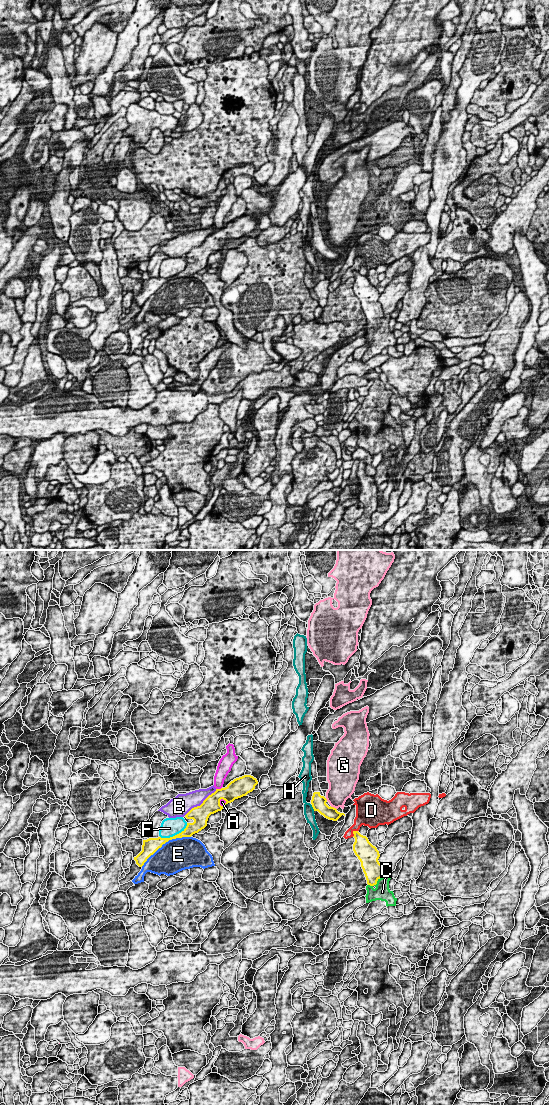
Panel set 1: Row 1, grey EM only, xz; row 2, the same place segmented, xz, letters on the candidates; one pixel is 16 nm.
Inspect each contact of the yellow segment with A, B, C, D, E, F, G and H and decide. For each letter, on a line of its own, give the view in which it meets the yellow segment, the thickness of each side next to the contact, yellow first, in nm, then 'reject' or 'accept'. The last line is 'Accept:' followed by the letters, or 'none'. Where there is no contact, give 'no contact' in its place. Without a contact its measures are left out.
A: contact in xz; calibres 260 and 190 nm; reject
B: contact in xz; calibres 280 and 280 nm; reject
C: contact in xz; calibres 300 and 260 nm; accept
D: contact in xz; calibres 260 and 190 nm; reject
E: contact in xz; calibres 240 and 480 nm; reject
F: contact in xz; calibres 160 and 300 nm; reject
G: contact in xz; calibres 220 and 340 nm; reject
H: contact in xz; calibres 240 and 160 nm; reject
Accept: C

